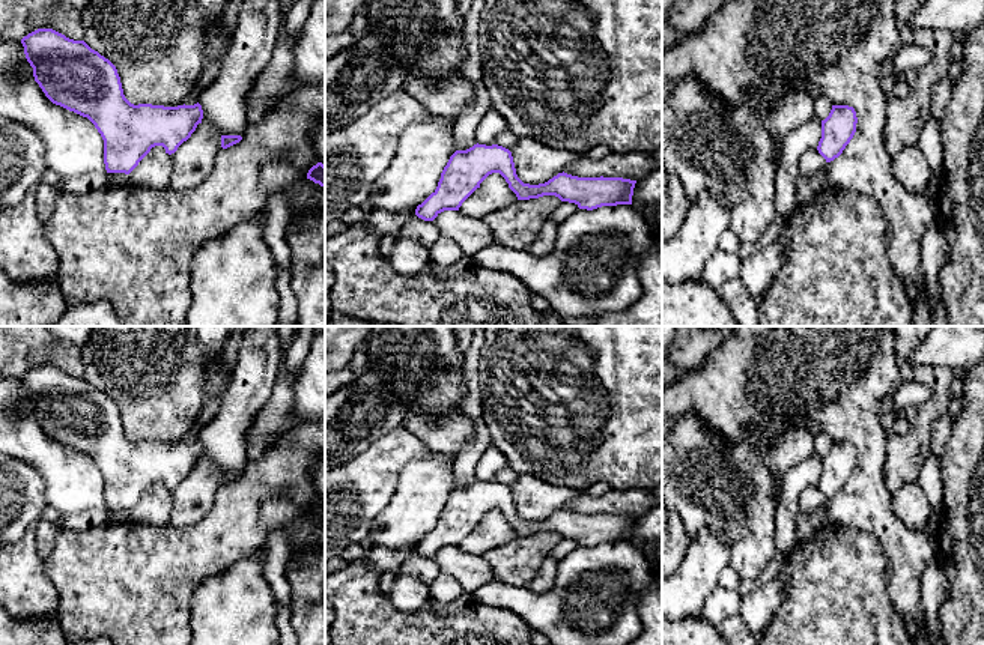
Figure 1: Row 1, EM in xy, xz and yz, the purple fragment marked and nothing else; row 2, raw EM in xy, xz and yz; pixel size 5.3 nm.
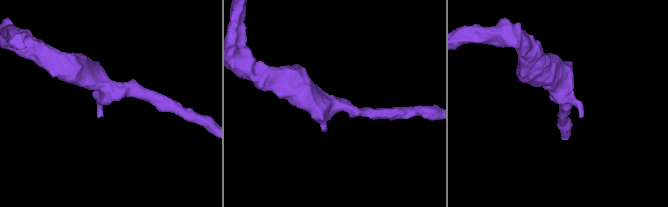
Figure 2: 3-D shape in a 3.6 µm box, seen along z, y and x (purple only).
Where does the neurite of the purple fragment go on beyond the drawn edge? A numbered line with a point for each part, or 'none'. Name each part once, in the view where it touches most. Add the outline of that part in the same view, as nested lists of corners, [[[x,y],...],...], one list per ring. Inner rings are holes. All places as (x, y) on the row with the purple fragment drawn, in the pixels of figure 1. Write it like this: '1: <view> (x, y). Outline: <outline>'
none

